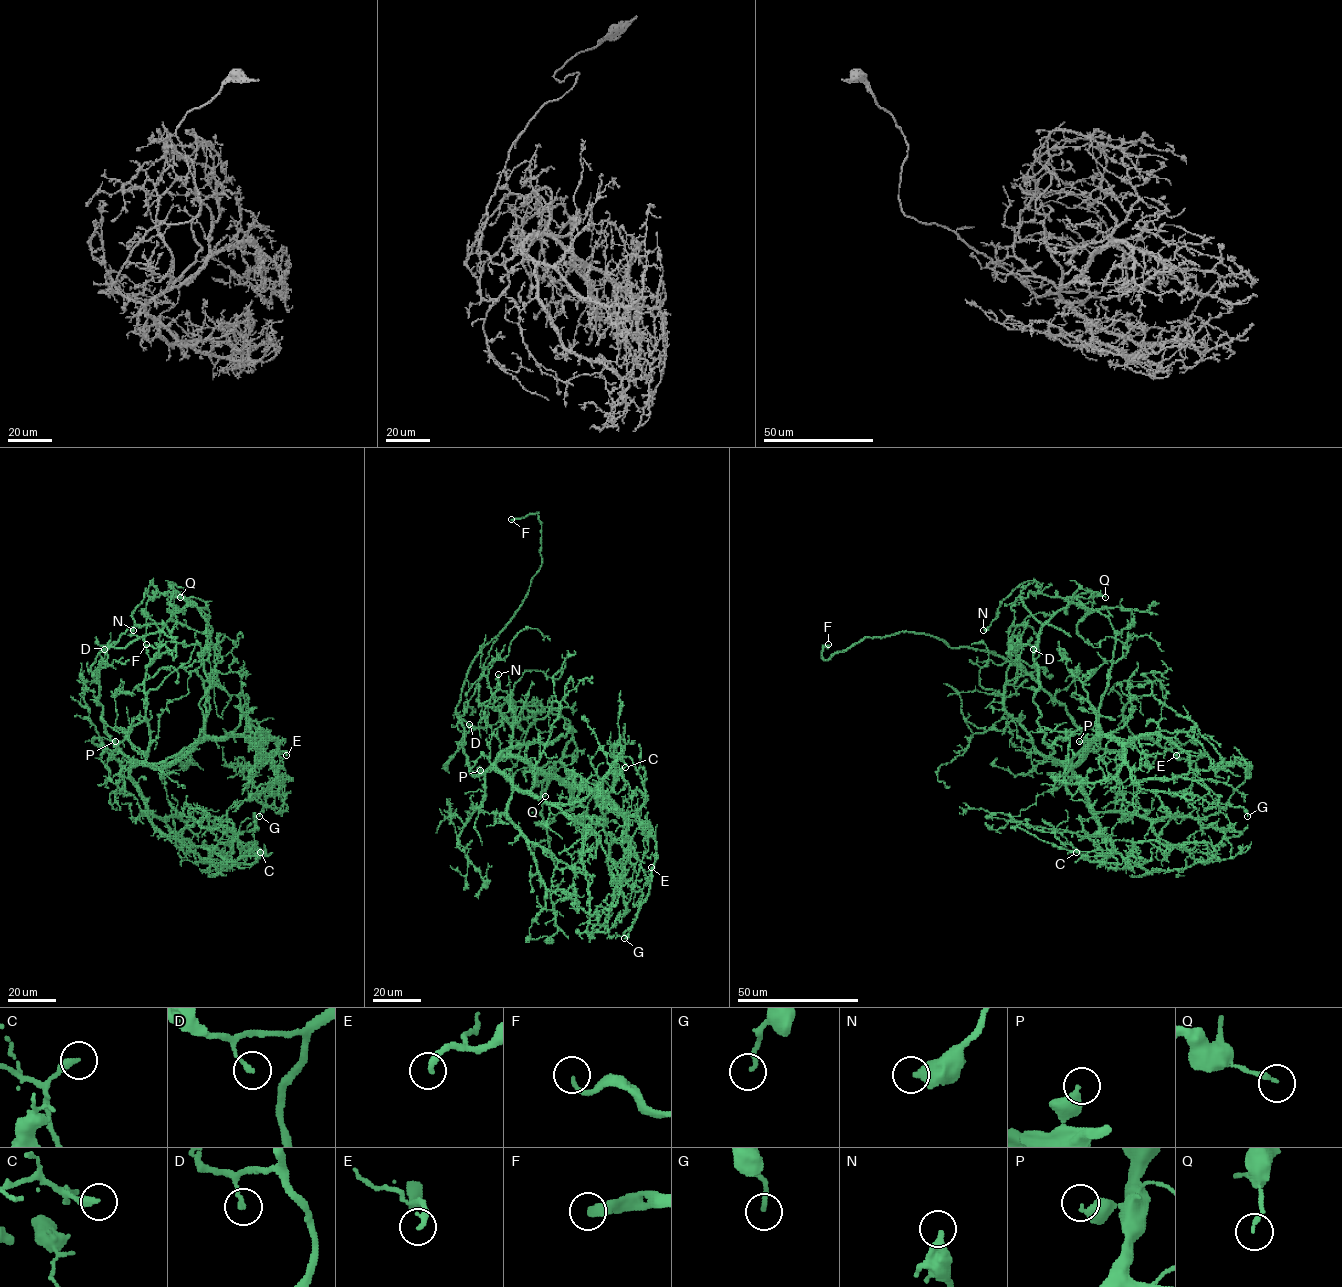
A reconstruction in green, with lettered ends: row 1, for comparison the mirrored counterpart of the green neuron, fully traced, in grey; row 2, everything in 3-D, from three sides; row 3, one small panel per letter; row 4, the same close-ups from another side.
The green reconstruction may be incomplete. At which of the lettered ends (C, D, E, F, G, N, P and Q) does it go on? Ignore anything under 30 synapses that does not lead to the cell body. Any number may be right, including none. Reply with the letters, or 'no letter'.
C, F

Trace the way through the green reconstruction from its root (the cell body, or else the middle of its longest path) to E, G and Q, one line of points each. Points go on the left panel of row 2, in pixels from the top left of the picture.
E: (123, 753), (142, 765), (166, 767), (204, 739), (260, 742), (263, 734), (260, 755), (286, 755)
G: (123, 753), (142, 765), (166, 767), (204, 739), (252, 740), (277, 781), (290, 779), (259, 816)
Q: (123, 753), (142, 765), (166, 767), (204, 733), (215, 666), (209, 612), (198, 598), (180, 597)

